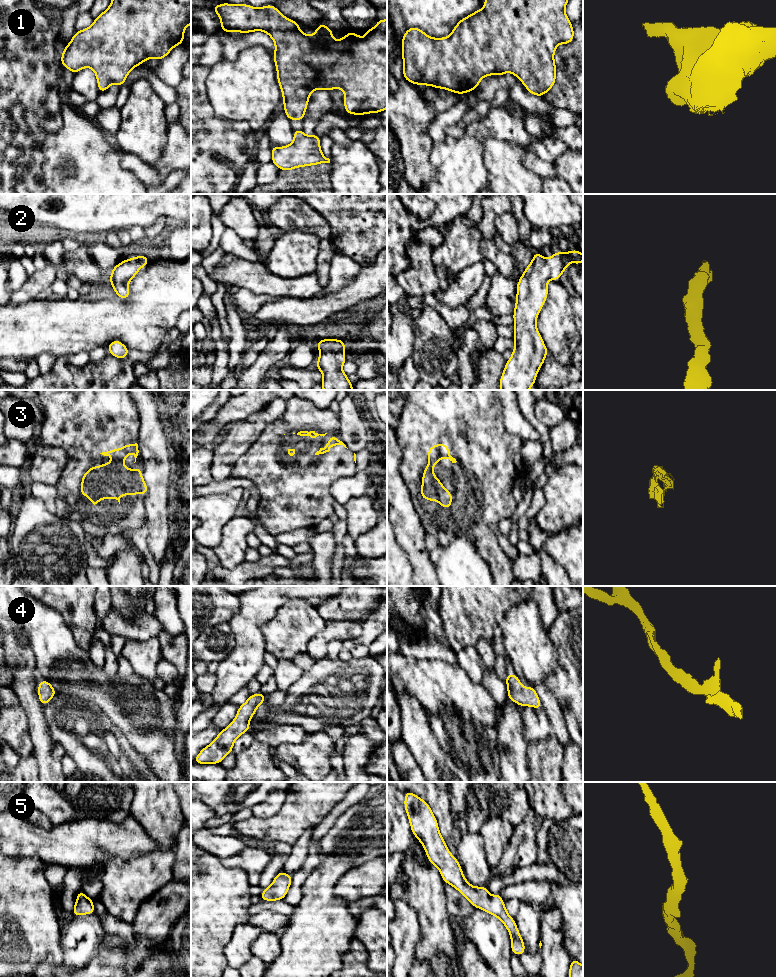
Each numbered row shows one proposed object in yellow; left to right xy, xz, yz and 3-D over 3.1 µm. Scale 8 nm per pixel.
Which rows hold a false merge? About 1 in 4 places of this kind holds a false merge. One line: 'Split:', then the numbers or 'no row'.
Split: no row

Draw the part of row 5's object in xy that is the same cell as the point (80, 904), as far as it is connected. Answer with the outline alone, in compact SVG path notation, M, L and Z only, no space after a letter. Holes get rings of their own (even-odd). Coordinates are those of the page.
M81 890L77 893L76 903L74 905L72 916L86 915L95 913L93 899L88 898Z

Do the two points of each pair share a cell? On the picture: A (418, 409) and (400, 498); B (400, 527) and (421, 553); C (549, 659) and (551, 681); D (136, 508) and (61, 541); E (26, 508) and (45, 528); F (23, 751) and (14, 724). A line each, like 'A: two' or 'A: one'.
A: two
B: one
C: two
D: two
E: one
F: one

